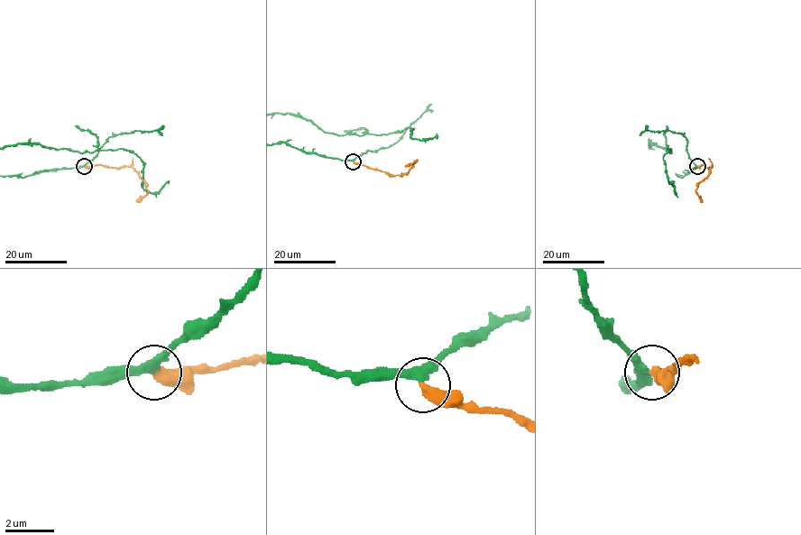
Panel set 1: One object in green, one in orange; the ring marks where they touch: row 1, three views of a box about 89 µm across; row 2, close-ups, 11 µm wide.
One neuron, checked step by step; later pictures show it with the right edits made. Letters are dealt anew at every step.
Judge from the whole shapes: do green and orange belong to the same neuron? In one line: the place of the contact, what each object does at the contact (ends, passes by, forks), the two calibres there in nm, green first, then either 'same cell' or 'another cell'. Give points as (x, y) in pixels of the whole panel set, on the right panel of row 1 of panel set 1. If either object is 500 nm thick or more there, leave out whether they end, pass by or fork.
at (697, 166); green passes by; orange ends there; 300 nm thick on the green side, 480 nm on the other; same cell

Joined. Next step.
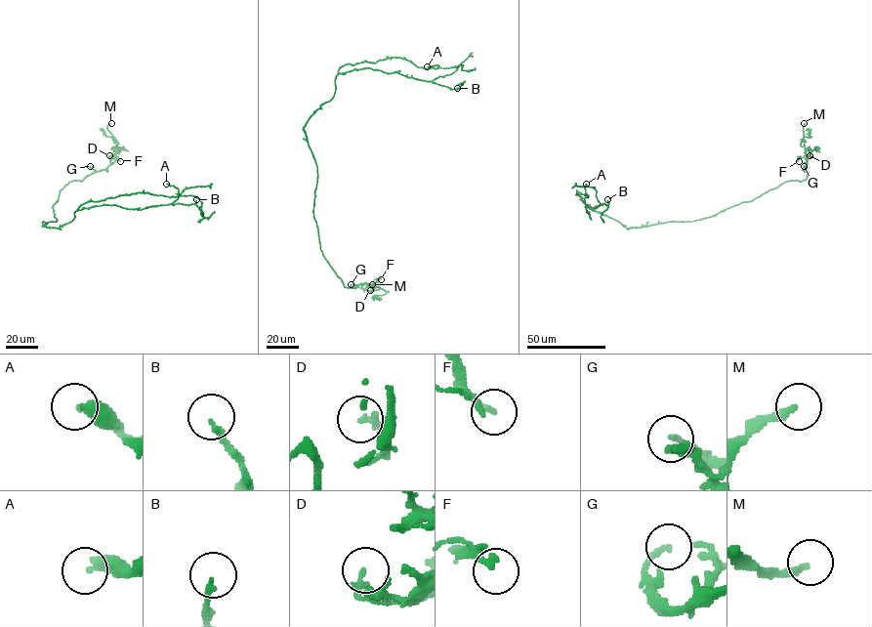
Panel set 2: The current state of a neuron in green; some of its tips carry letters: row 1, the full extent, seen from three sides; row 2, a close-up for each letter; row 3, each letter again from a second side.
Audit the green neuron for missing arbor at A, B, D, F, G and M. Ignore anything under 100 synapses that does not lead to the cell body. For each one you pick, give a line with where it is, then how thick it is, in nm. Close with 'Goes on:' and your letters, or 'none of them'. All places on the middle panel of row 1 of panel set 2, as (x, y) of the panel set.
M: place (372, 284); calibre 200 nm
Goes on: M

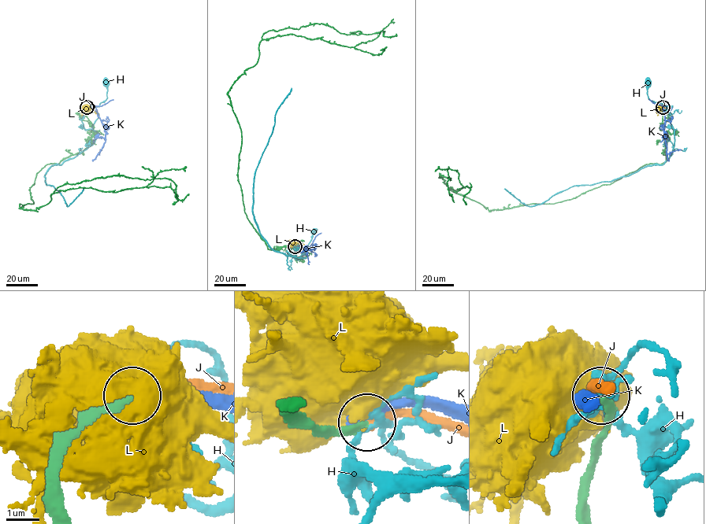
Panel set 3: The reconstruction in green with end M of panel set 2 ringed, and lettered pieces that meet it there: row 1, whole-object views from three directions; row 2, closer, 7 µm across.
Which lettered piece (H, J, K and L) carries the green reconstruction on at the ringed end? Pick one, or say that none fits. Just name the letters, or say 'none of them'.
J

